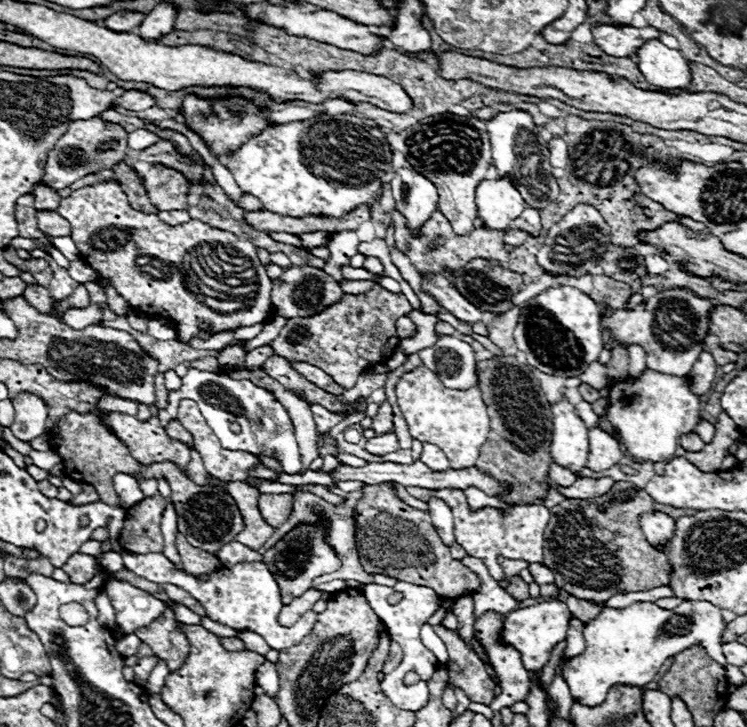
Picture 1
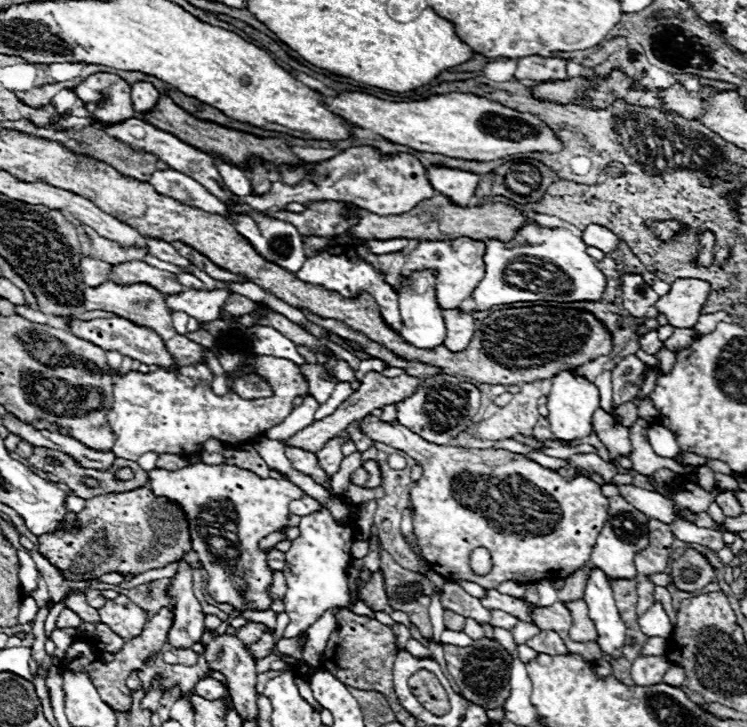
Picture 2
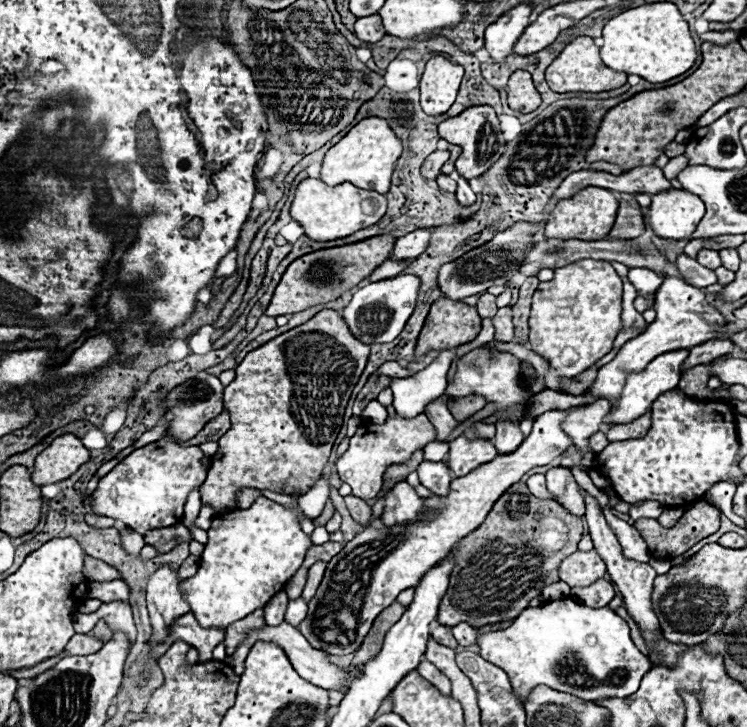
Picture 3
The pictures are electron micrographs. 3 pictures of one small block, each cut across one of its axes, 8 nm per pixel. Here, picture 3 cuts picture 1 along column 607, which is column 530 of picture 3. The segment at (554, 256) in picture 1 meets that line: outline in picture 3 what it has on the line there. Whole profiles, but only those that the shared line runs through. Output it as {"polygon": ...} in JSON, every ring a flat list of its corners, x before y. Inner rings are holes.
{"polygon":[[544,220,538,222,538,224,514,222,506,230,498,232,484,246,474,248,474,250,466,252,464,256,460,256,458,260,444,264,440,268,440,274,438,274,438,286,440,286,442,294,450,300,462,300,462,298,486,292,494,284,500,284,500,282,496,282,496,276,502,278,502,276,508,276,508,274,516,274,522,266,522,260,530,252,530,246,534,246,534,234,540,232,542,228,544,228]]}

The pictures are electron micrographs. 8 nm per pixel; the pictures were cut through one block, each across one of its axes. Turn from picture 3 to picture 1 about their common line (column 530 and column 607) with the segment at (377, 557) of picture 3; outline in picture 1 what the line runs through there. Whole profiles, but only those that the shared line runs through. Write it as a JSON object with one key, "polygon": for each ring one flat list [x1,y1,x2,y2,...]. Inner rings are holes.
{"polygon":[[594,426,588,430,588,436,590,436,590,450,588,450,586,466,590,470,602,472,614,464,620,464,622,460,620,442,612,434,602,430,600,426]]}

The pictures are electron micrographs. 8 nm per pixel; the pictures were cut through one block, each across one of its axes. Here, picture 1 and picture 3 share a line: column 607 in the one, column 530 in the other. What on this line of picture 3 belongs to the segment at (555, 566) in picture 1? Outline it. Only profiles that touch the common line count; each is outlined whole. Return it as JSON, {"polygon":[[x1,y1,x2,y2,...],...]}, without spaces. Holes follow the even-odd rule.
{"polygon":[[516,482,494,504,488,518,462,538,454,550,454,570,450,586,440,602,438,622,454,626,454,622,468,622,474,628,514,620,528,602,540,596,546,584,558,582,558,566,562,558,578,550,582,538,582,520,566,514,554,500,534,498,524,494,526,484]]}

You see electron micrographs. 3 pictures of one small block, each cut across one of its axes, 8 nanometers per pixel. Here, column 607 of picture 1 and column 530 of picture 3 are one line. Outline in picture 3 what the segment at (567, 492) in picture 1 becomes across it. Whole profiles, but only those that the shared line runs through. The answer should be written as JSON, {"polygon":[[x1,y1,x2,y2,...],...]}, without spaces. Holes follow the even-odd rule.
{"polygon":[[534,474,528,478,528,490,536,496,536,498,550,498,550,492,546,490,546,480,544,474]]}

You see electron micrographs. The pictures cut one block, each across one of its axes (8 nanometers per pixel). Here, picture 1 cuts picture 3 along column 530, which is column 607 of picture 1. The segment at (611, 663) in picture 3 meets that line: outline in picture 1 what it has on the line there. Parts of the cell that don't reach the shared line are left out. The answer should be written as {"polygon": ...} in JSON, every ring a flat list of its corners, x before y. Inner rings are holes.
{"polygon":[[686,600,674,610,658,608,652,602,634,602,628,608,602,608,602,612,584,624,586,650,572,658,562,676,570,688,570,694,588,706,598,706,610,686,644,686,660,670,664,660,676,656,678,652,700,642,710,658,726,666,726,658,720,648,720,634,724,630,724,620,720,608,710,602]]}

